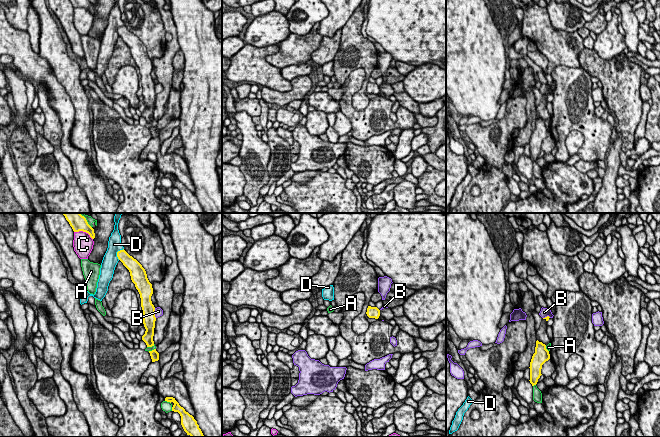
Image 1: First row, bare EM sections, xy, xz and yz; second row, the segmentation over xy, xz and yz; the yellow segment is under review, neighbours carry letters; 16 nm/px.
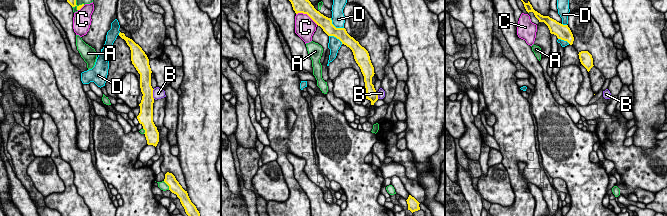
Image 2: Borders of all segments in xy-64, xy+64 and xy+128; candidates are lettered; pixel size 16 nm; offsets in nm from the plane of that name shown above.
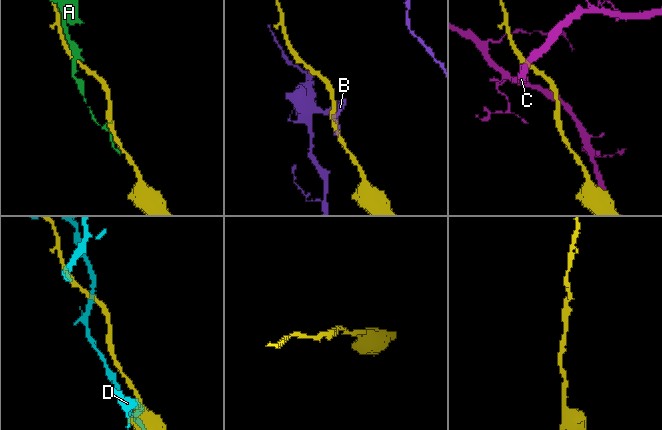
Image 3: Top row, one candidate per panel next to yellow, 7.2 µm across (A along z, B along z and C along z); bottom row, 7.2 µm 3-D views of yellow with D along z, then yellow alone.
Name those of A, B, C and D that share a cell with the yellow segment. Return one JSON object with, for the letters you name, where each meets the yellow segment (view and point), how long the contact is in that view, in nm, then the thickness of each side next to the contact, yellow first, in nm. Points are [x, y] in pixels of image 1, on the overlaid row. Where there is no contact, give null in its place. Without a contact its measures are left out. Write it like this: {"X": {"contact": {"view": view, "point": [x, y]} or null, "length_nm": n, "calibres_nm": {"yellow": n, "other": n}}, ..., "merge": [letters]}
{"merge": []}

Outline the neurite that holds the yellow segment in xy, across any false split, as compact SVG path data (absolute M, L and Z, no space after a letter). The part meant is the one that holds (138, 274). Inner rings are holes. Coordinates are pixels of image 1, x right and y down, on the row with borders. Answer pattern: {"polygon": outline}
{"polygon": "M124 249L117 252L117 257L129 270L131 280L140 294L143 312L142 319L146 329L142 340L146 343L147 347L152 347L154 346L153 336L156 321L155 307L151 301L151 296L153 294L152 284L149 282L146 271L142 265Z"}

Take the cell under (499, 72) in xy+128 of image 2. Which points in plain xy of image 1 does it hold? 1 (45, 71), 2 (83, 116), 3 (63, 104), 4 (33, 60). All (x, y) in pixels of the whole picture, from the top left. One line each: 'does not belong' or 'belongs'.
1: does not belong
2: belongs
3: does not belong
4: does not belong

